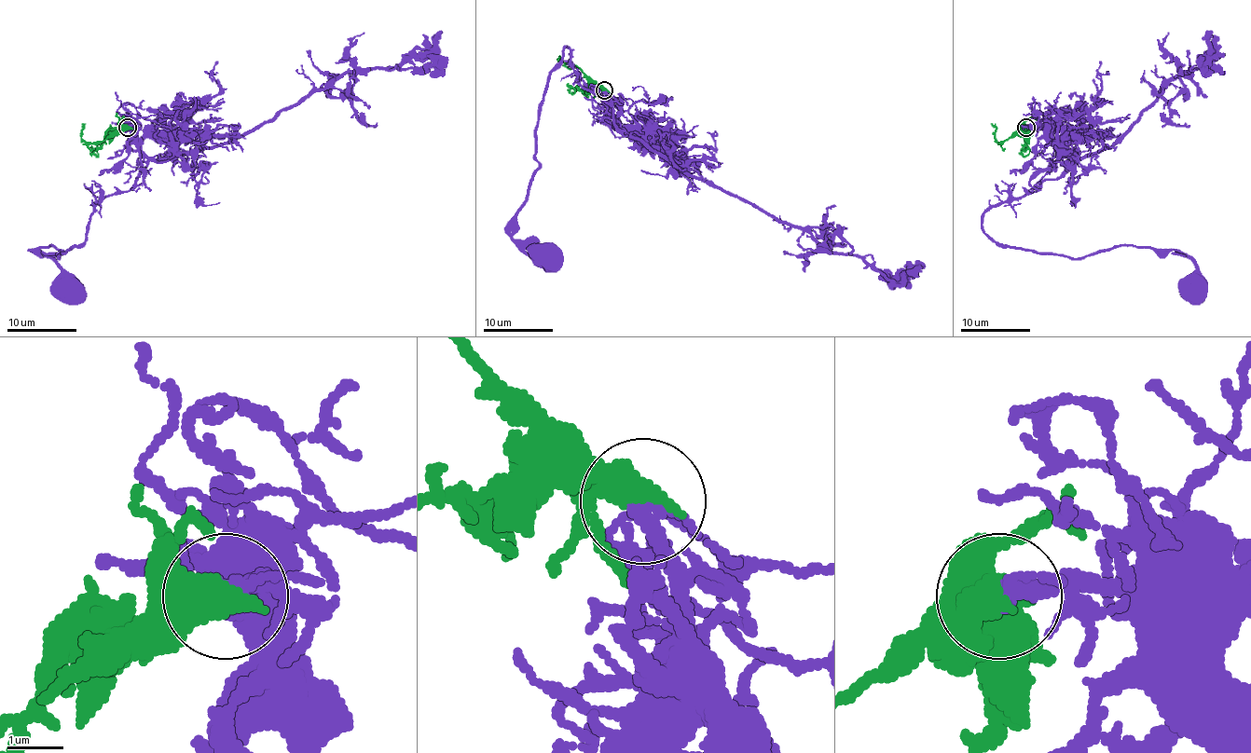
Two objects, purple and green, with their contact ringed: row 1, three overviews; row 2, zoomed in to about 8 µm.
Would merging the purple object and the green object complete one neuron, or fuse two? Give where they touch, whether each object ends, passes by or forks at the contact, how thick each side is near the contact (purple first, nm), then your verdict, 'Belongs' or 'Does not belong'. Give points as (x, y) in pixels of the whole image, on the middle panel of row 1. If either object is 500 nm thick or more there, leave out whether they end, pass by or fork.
Place: (604, 90). Thickness 280 nm (purple) against 700 nm. Belongs

